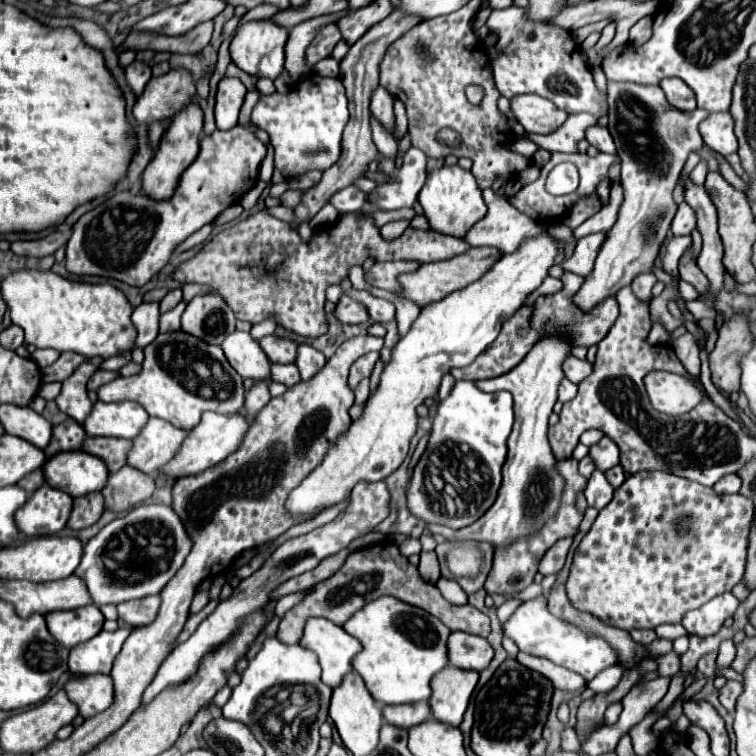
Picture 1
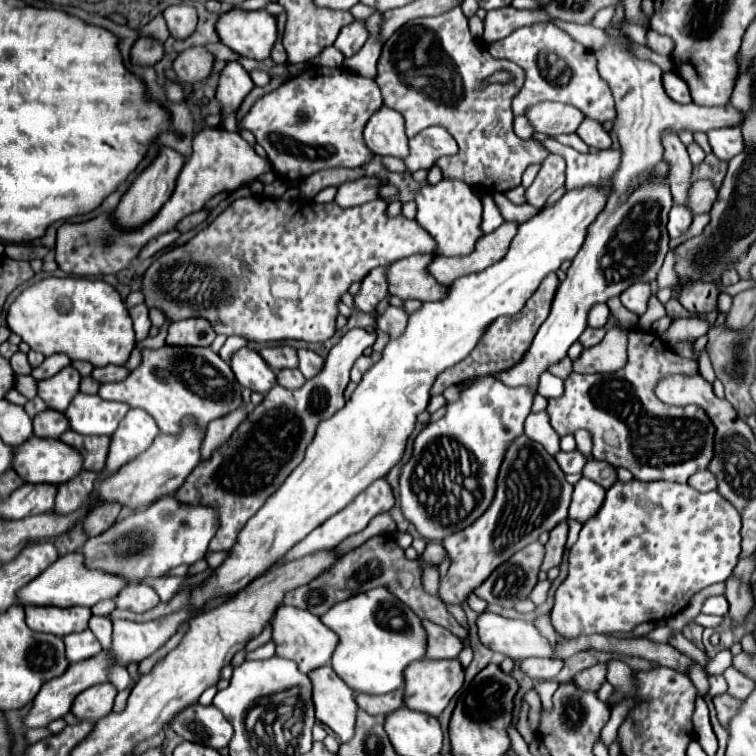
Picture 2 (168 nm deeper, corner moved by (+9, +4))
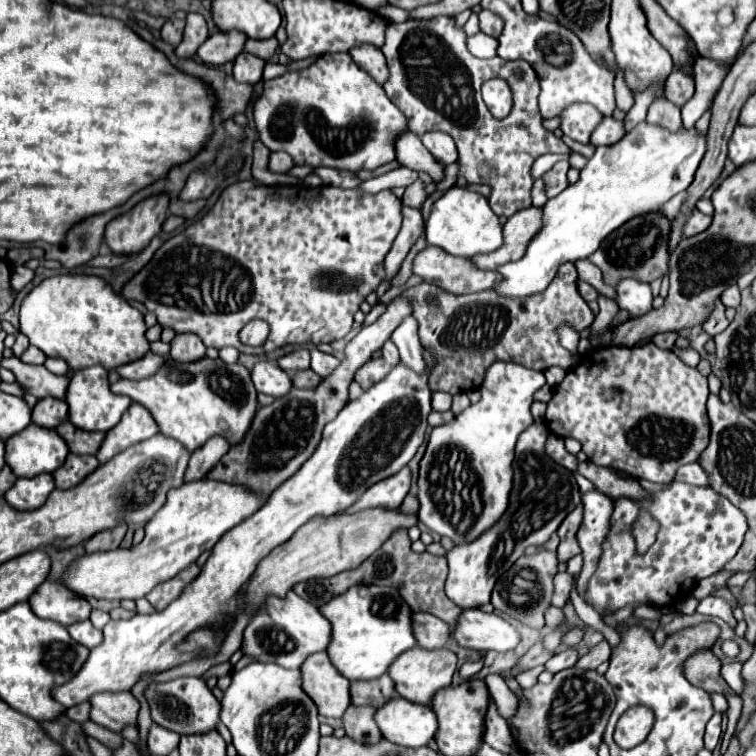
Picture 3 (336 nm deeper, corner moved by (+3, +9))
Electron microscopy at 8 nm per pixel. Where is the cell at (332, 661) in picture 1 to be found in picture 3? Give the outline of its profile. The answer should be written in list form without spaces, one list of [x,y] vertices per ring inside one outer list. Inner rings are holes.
[[[295,591],[287,593],[283,599],[267,597],[267,609],[263,611],[265,613],[255,613],[255,617],[251,617],[249,625],[245,627],[241,645],[243,655],[249,655],[255,661],[263,663],[277,663],[285,669],[299,669],[309,655],[327,649],[327,643],[331,639],[329,621],[319,613],[317,607],[301,599]]]

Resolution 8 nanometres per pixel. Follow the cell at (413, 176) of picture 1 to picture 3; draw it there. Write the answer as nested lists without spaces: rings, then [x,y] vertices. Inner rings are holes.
[[[431,131],[431,133],[423,133],[421,135],[423,145],[443,163],[443,165],[451,165],[457,161],[457,149],[455,149],[455,141],[447,135],[447,133],[439,133],[439,131]]]

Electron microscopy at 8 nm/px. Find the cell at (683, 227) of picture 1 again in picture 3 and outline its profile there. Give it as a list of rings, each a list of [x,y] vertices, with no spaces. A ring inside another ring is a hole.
[[[695,209],[695,211],[691,213],[691,217],[689,217],[685,229],[683,229],[683,235],[685,235],[685,237],[693,237],[695,233],[705,231],[705,229],[711,225],[711,221],[713,221],[713,217],[703,215],[699,209]]]

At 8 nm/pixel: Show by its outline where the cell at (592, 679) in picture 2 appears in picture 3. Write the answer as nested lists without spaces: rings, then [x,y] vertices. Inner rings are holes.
[[[601,641],[599,645],[595,645],[593,649],[589,649],[589,653],[585,653],[579,661],[577,667],[581,669],[597,669],[603,661],[607,661],[611,655],[611,647],[607,641]]]

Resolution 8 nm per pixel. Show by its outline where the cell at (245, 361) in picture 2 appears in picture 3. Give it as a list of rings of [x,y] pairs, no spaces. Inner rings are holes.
[[[269,361],[257,363],[251,369],[251,377],[253,377],[255,389],[259,393],[265,393],[265,395],[271,395],[271,397],[283,397],[293,387],[289,373],[285,373],[283,369],[279,369],[277,365],[273,365]]]

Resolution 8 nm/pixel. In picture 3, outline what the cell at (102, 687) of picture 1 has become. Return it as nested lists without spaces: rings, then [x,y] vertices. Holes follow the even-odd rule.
[[[97,693],[91,699],[91,721],[101,727],[107,727],[115,733],[121,733],[125,727],[137,727],[139,715],[139,701],[133,693]]]

